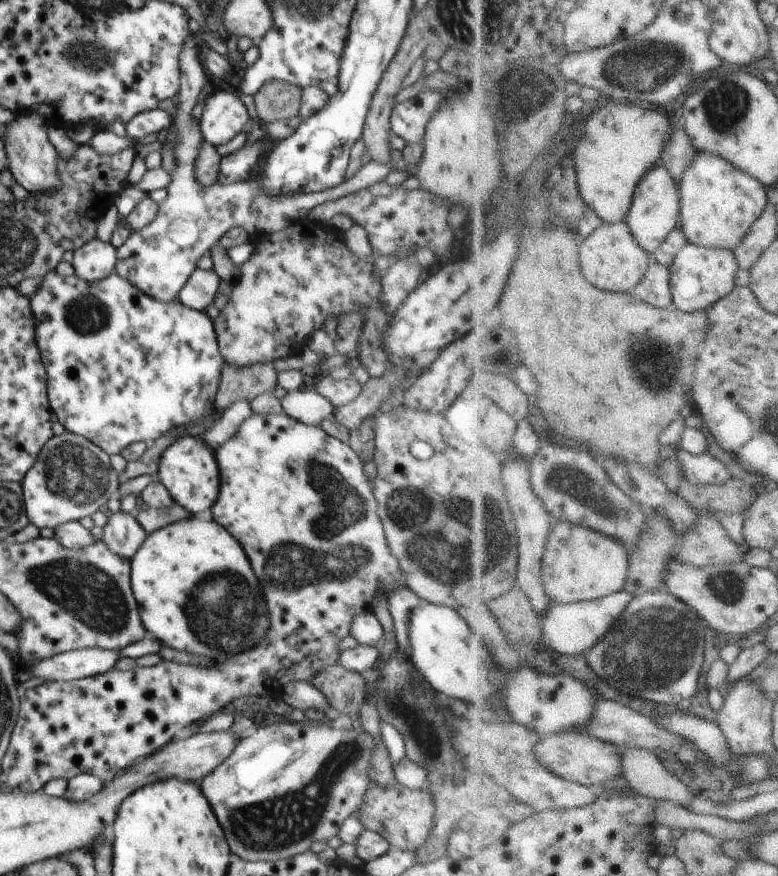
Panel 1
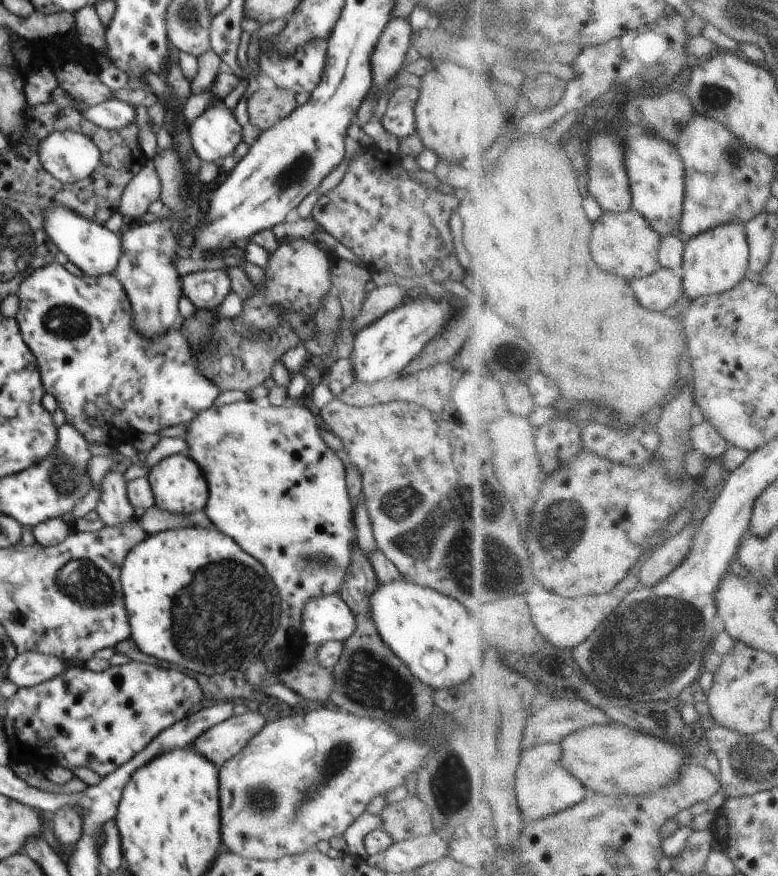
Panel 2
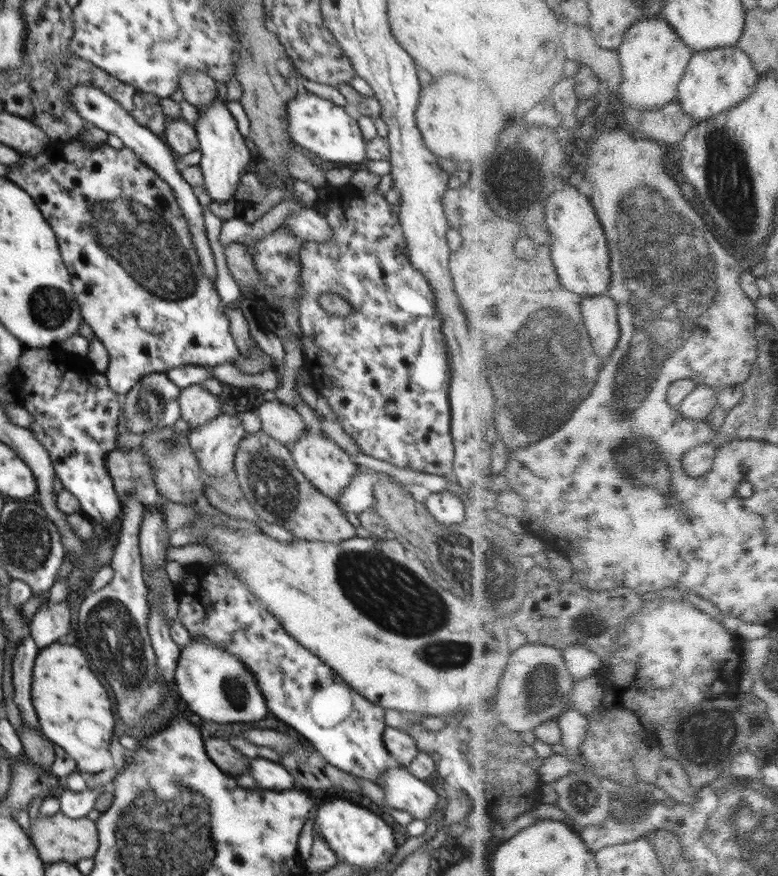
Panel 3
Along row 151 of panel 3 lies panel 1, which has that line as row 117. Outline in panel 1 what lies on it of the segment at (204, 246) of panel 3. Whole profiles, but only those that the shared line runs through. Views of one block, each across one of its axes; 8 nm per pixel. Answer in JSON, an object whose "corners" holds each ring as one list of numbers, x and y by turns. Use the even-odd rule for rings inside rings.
{"corners":[[152,109,136,114,128,124,125,124,126,134,135,141,149,136,168,132,173,126,173,118,164,110]]}

